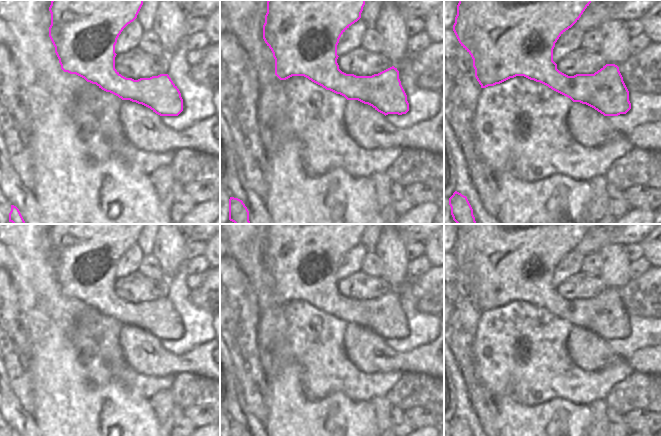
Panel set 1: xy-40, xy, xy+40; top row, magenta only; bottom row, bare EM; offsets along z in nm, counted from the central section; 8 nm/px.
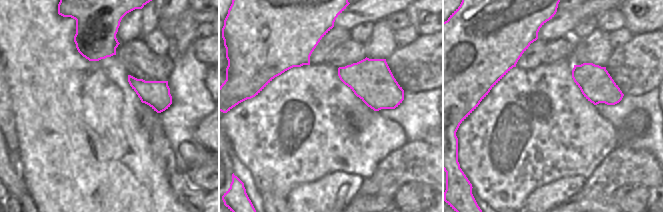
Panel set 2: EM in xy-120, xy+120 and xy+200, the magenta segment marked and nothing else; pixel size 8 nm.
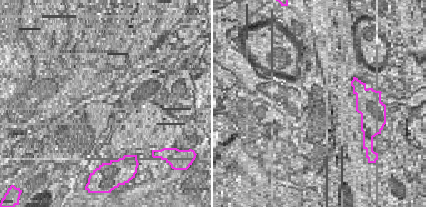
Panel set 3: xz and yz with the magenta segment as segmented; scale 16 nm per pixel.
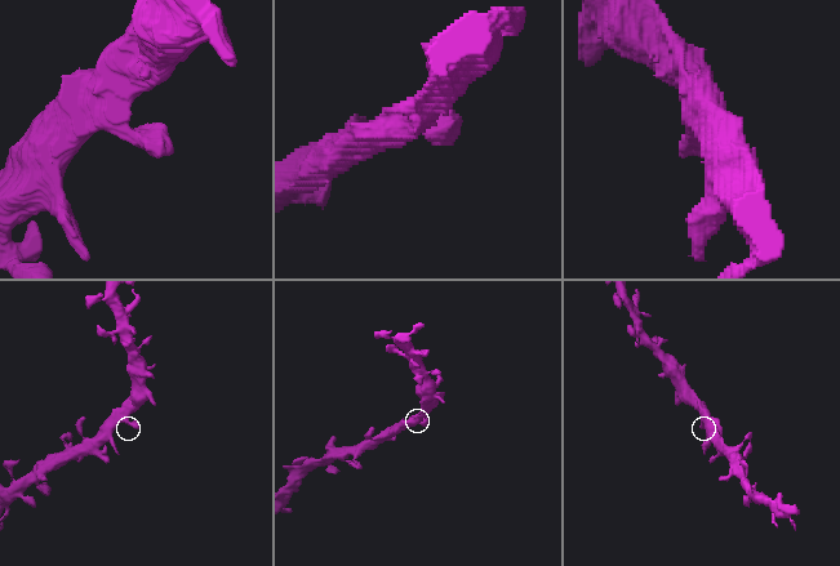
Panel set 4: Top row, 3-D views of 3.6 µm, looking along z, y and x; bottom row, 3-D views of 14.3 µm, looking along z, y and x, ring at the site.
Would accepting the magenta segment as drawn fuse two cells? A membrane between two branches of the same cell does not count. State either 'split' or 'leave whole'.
leave whole

